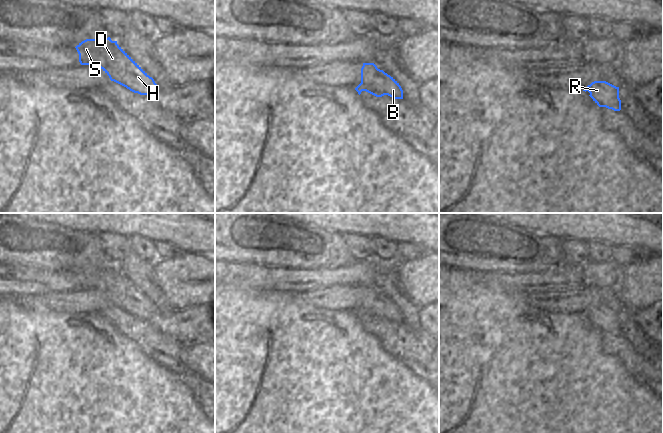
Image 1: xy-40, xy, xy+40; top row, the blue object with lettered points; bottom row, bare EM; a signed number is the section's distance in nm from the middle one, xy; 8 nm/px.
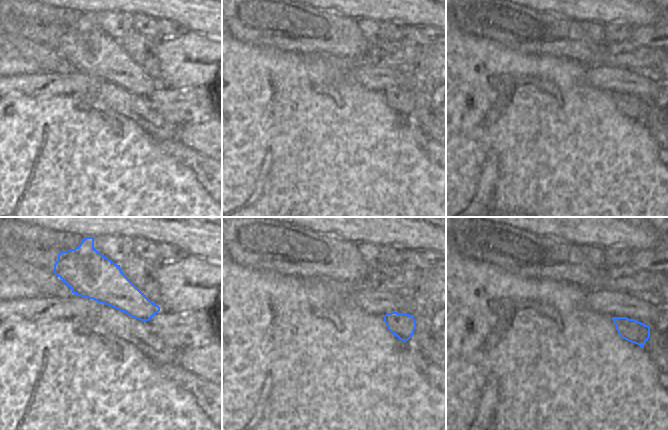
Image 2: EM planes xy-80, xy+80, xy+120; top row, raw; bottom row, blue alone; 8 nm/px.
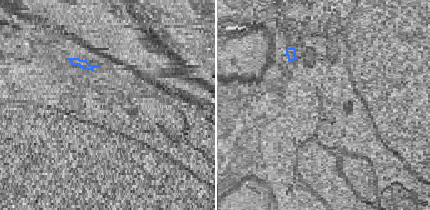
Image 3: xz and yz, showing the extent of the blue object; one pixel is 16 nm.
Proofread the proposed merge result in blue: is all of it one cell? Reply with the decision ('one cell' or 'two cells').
one cell

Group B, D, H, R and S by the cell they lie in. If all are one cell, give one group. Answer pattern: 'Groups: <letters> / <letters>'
Groups: B D H R S

